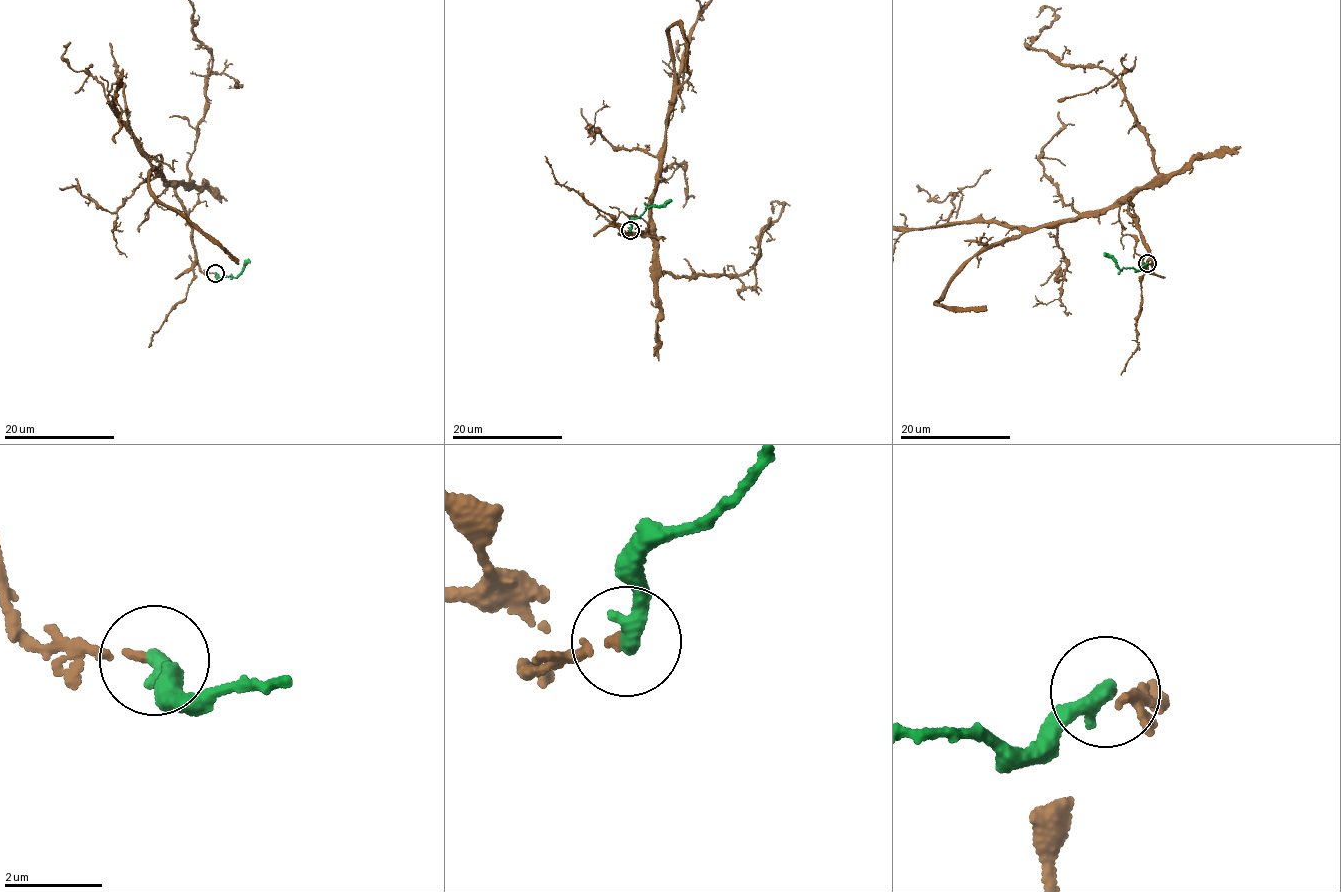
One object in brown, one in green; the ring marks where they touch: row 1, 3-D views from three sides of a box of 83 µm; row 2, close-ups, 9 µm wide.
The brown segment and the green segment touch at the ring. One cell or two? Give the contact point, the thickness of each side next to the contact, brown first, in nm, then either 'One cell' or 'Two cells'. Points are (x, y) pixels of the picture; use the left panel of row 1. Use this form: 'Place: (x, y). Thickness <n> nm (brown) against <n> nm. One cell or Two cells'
Place: (215, 273). Thickness 140 nm (brown) against 400 nm. One cell

